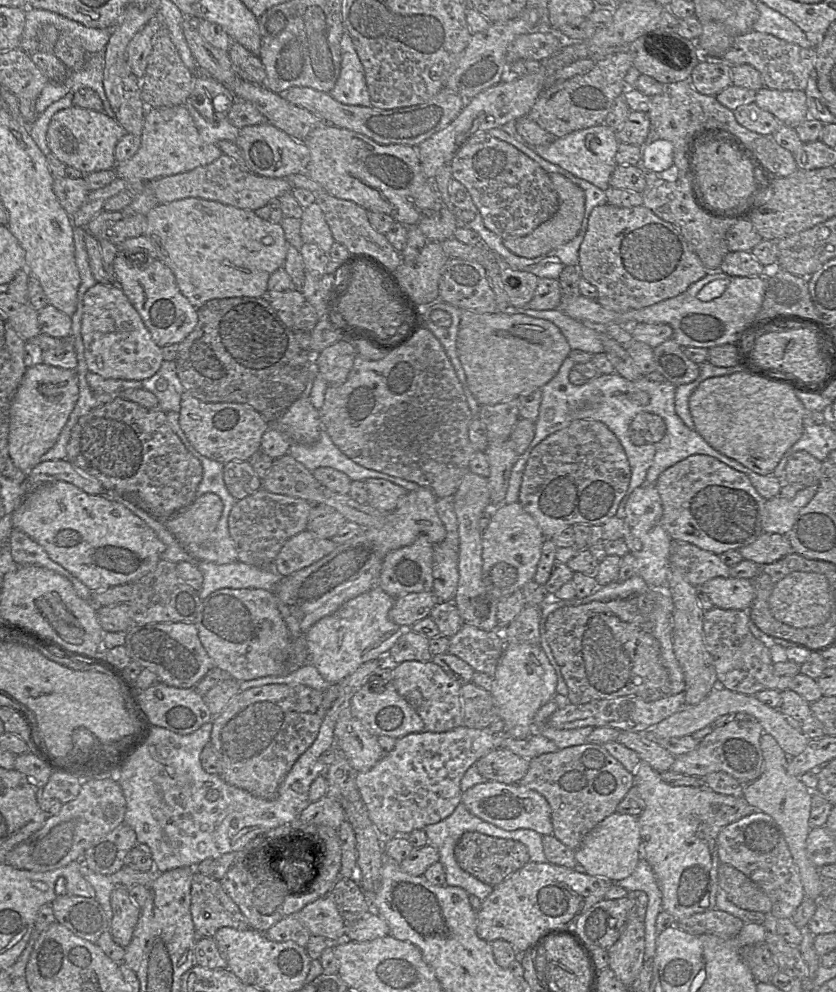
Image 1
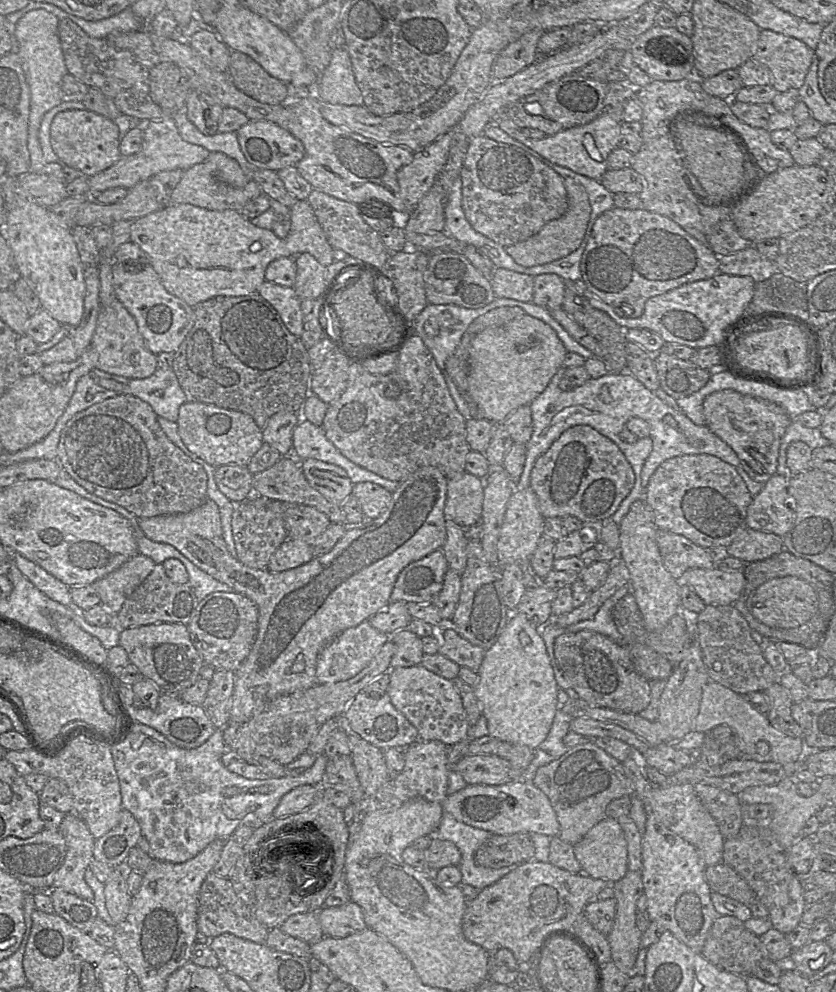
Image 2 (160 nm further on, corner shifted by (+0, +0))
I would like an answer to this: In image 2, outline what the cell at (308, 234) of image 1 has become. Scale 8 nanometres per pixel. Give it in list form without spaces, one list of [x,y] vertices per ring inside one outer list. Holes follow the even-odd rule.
[[[298,200],[290,208],[290,229],[285,238],[277,237],[273,230],[255,226],[236,210],[218,211],[191,204],[167,204],[164,208],[135,220],[130,240],[141,248],[165,289],[192,308],[214,297],[239,297],[258,292],[266,281],[265,270],[268,264],[280,257],[310,253],[325,267],[334,262],[334,249],[307,200]]]

